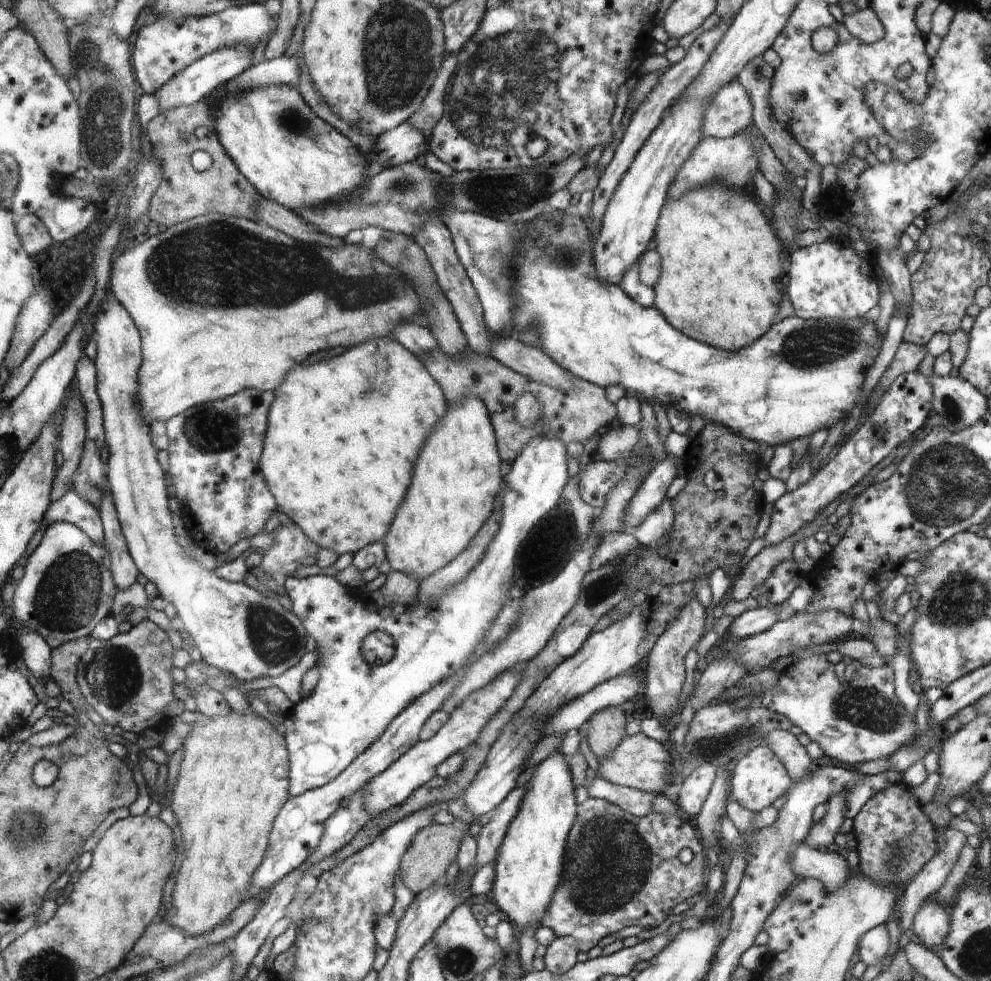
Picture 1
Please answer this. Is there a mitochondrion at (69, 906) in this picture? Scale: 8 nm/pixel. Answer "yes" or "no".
no

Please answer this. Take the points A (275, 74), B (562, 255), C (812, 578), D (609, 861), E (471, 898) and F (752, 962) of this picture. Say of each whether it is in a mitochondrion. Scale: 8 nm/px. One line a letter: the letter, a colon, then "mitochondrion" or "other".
A: other
B: mitochondrion
C: other
D: mitochondrion
E: other
F: other

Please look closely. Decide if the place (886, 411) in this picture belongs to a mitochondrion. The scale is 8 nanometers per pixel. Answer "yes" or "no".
no

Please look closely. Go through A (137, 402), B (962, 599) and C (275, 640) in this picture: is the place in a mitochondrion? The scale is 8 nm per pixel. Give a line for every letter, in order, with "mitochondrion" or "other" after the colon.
A: other
B: mitochondrion
C: mitochondrion

